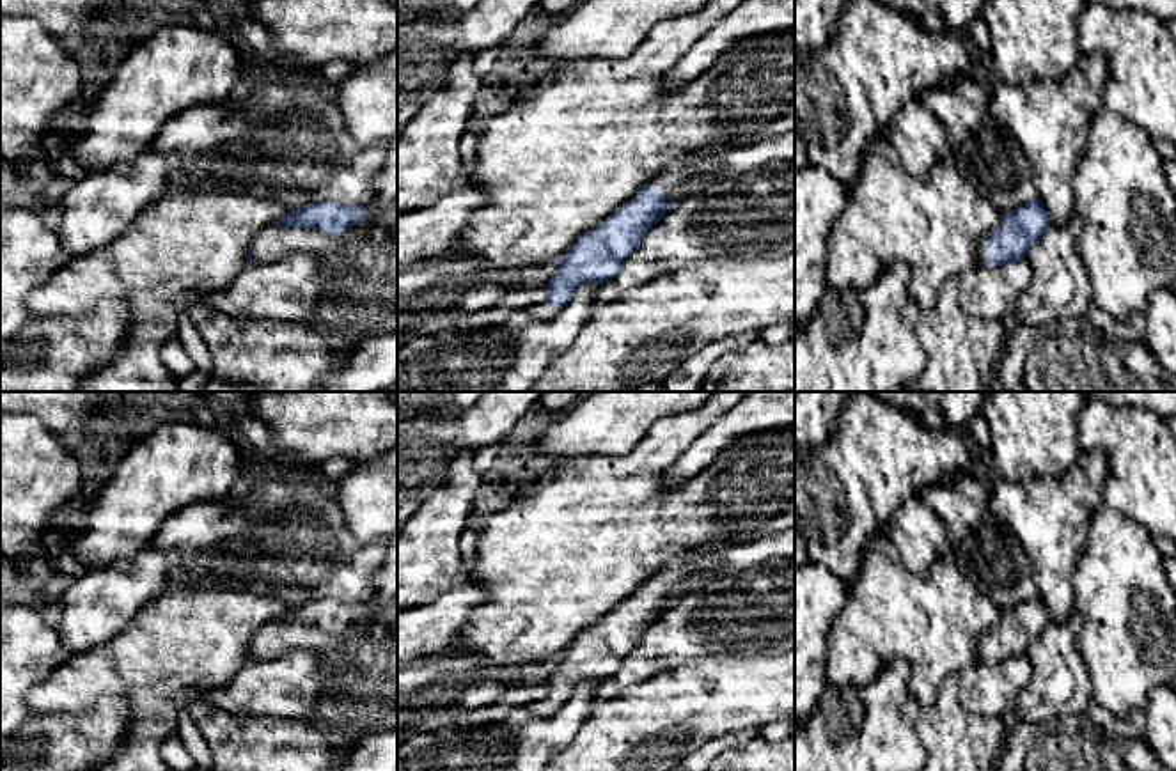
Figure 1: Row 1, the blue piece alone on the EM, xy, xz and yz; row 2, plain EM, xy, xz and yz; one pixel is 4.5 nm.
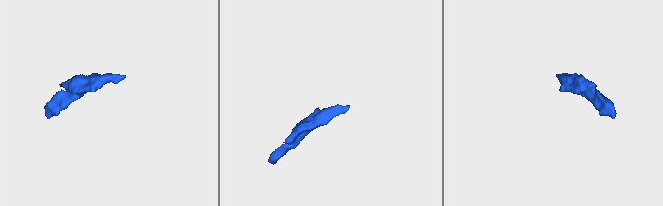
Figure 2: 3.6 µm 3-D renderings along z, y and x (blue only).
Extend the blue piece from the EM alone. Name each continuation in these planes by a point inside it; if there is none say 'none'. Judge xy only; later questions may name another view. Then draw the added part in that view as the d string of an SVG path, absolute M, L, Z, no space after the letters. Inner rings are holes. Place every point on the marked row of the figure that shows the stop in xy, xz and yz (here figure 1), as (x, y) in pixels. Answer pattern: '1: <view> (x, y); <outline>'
1: xy (272, 243); M268 225L259 230L252 245L255 248L252 259L257 264L264 264L294 252L318 253L333 250L337 246L337 238L318 229Z

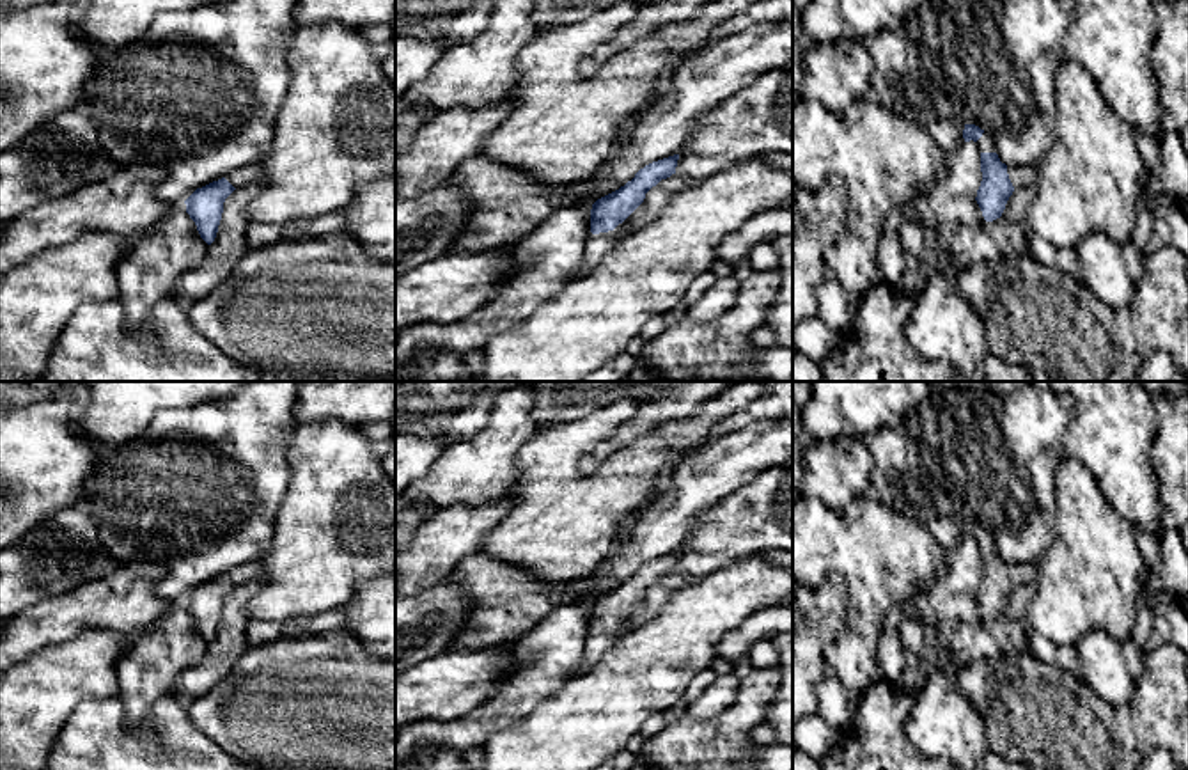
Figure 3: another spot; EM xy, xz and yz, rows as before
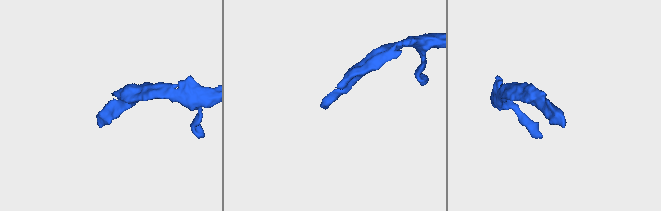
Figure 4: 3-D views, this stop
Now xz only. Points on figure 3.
1: xz (598, 245); M608 231L592 234L585 243L585 254L582 259L582 264L576 271L576 277L589 275L601 261L603 257L615 248L615 245L626 238L629 232L626 231Z

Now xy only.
1: xy (243, 176); M250 163L250 165L234 169L229 174L225 174L225 179L234 188L248 186L248 185L252 185L252 183L255 183L259 179L259 165L257 163Z

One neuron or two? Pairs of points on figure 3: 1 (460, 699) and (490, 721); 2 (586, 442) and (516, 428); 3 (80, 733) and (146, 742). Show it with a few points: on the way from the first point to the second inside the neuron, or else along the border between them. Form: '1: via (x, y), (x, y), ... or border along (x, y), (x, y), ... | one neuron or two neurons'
1: border along (477, 705), (454, 719), (433, 719) | two neurons
2: border along (538, 426), (538, 432), (518, 453), (516, 469) | two neurons
3: via (96, 742), (130, 742) | one neuron

